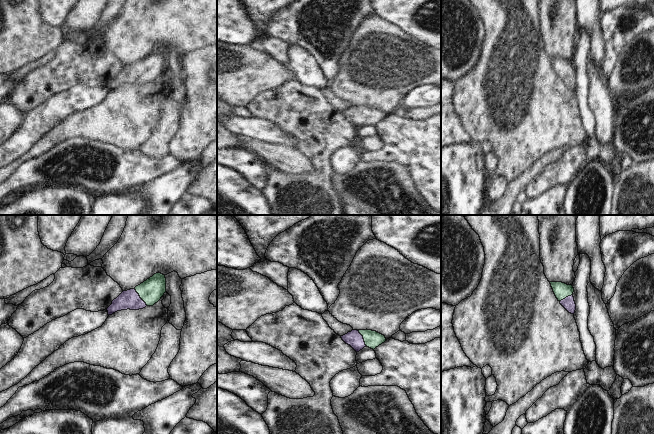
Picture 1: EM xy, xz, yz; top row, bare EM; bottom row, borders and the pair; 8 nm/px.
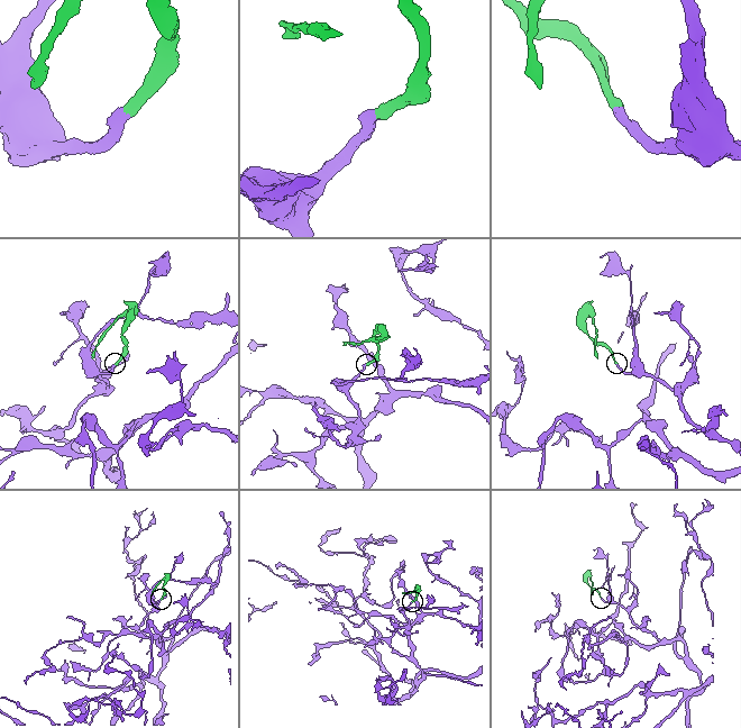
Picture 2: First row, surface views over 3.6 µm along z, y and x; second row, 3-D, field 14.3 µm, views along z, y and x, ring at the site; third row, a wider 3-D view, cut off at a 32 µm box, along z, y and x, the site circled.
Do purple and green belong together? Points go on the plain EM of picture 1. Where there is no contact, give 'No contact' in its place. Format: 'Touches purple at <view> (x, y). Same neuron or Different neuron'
Touches purple at xy (139, 73). Same neuron.

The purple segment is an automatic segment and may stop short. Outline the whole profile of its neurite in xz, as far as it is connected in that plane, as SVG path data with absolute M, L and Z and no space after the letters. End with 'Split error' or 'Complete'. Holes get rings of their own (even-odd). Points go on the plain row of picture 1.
M352 106L341 112L342 116L350 121L356 128L359 128L364 123L375 125L386 117L384 111L372 106Z. Split error.

